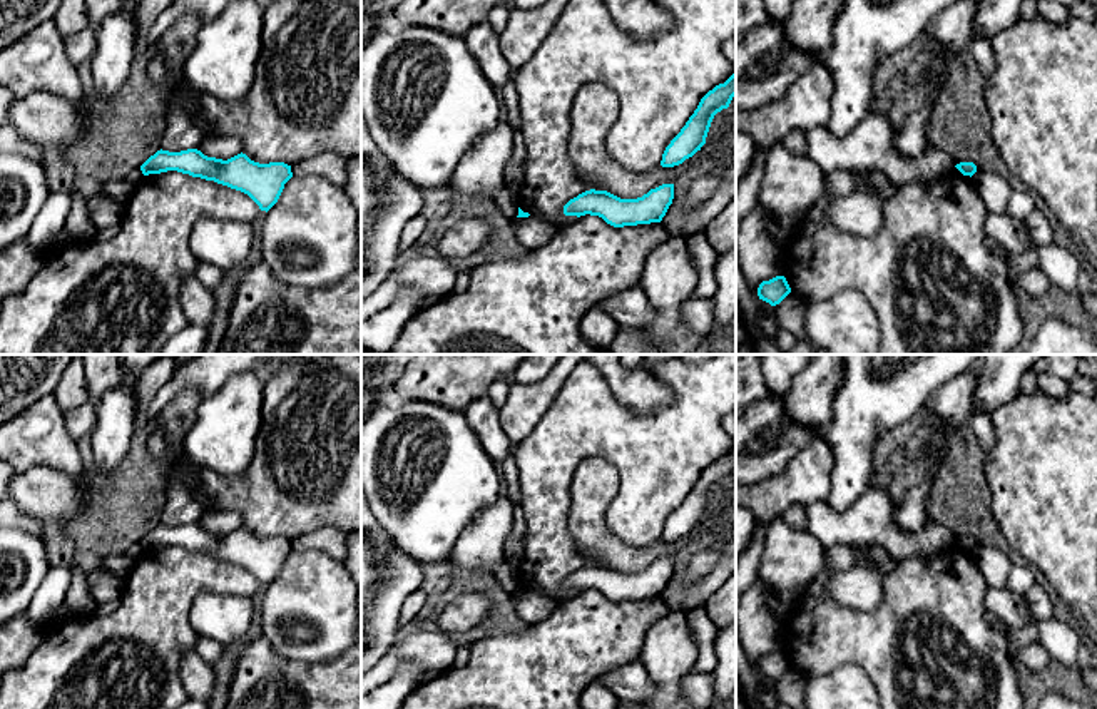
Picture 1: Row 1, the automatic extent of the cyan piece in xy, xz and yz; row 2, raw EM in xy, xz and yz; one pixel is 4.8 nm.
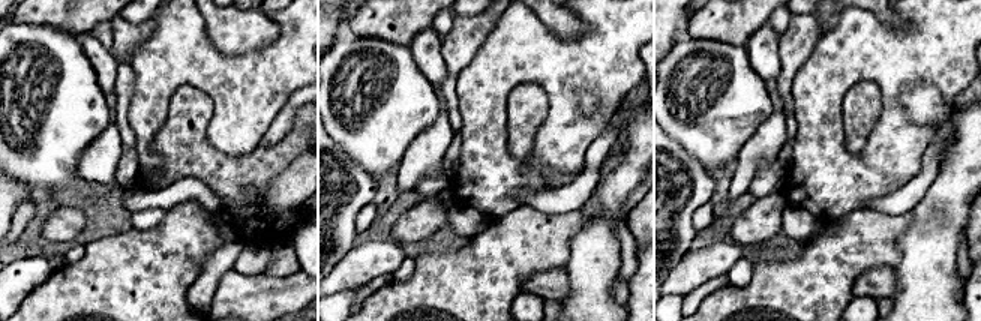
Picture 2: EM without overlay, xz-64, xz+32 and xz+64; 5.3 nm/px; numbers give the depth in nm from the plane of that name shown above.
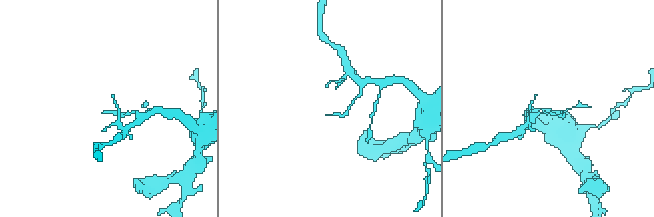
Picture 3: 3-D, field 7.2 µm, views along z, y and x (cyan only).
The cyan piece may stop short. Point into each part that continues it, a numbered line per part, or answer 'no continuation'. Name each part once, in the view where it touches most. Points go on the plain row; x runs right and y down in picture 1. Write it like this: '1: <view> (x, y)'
no continuation

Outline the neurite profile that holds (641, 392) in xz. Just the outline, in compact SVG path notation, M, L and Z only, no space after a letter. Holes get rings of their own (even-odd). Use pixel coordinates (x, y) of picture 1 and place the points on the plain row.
M584 354L609 383L615 400L637 415L651 415L674 401L674 391L645 368L625 368L619 354Z

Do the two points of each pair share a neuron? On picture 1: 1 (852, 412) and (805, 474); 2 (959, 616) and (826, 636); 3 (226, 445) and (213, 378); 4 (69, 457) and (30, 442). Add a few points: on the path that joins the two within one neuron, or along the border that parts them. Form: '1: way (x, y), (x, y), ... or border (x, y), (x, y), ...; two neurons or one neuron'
1: border (825, 427), (825, 435), (833, 452), (831, 480); two neurons
2: way (925, 607), (912, 609), (882, 636), (860, 636); one neuron
3: border (251, 372), (231, 375), (201, 400); two neurons
4: way (59, 450), (40, 442); one neuron

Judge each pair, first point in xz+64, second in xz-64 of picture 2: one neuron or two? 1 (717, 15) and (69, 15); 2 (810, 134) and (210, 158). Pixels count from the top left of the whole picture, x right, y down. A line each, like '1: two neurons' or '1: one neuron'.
1: one neuron
2: two neurons

